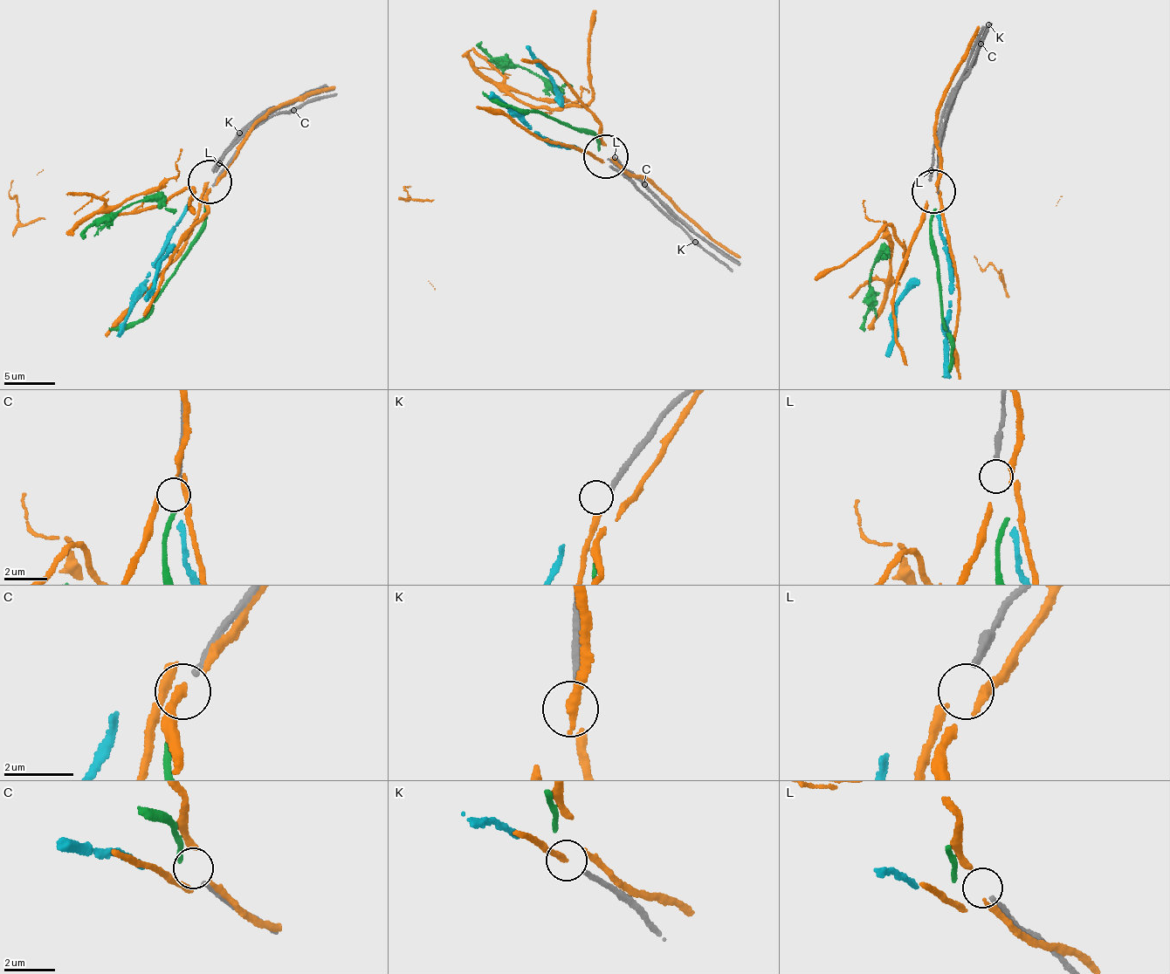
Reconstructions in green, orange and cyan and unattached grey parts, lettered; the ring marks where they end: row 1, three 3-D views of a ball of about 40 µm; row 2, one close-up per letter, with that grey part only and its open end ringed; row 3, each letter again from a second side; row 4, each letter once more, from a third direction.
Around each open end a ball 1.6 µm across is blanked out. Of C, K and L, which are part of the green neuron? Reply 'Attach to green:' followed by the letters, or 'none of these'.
Attach to green: C

